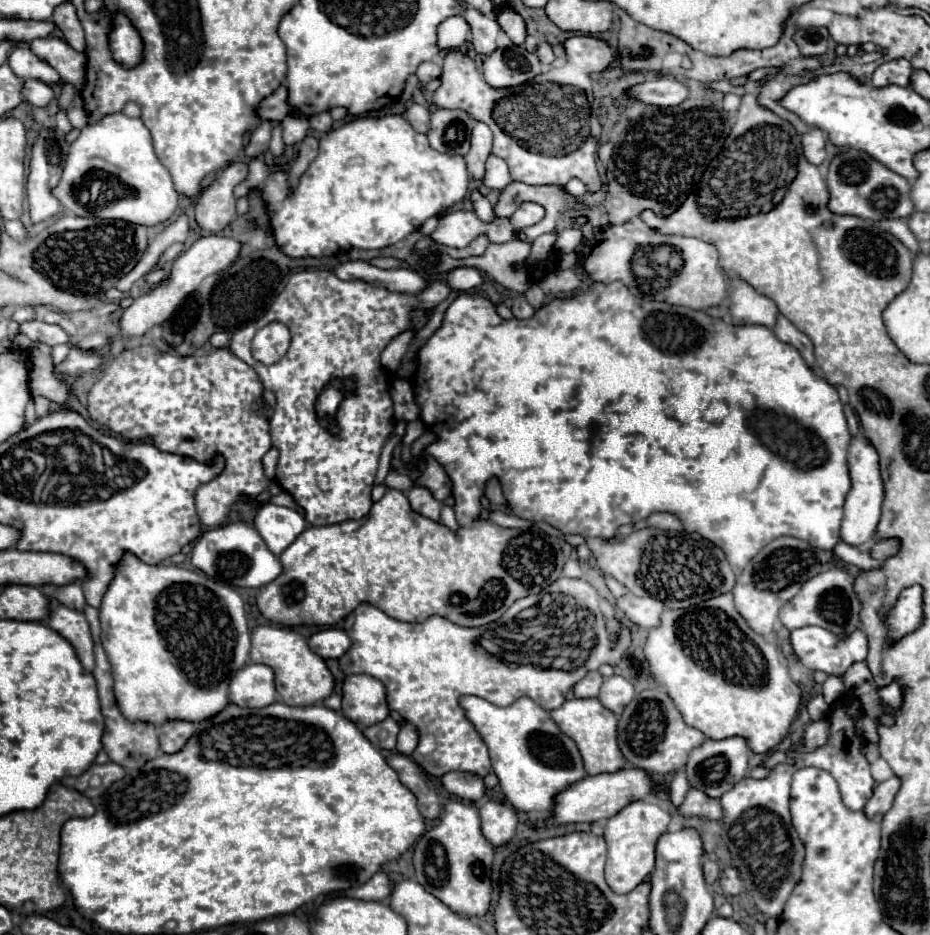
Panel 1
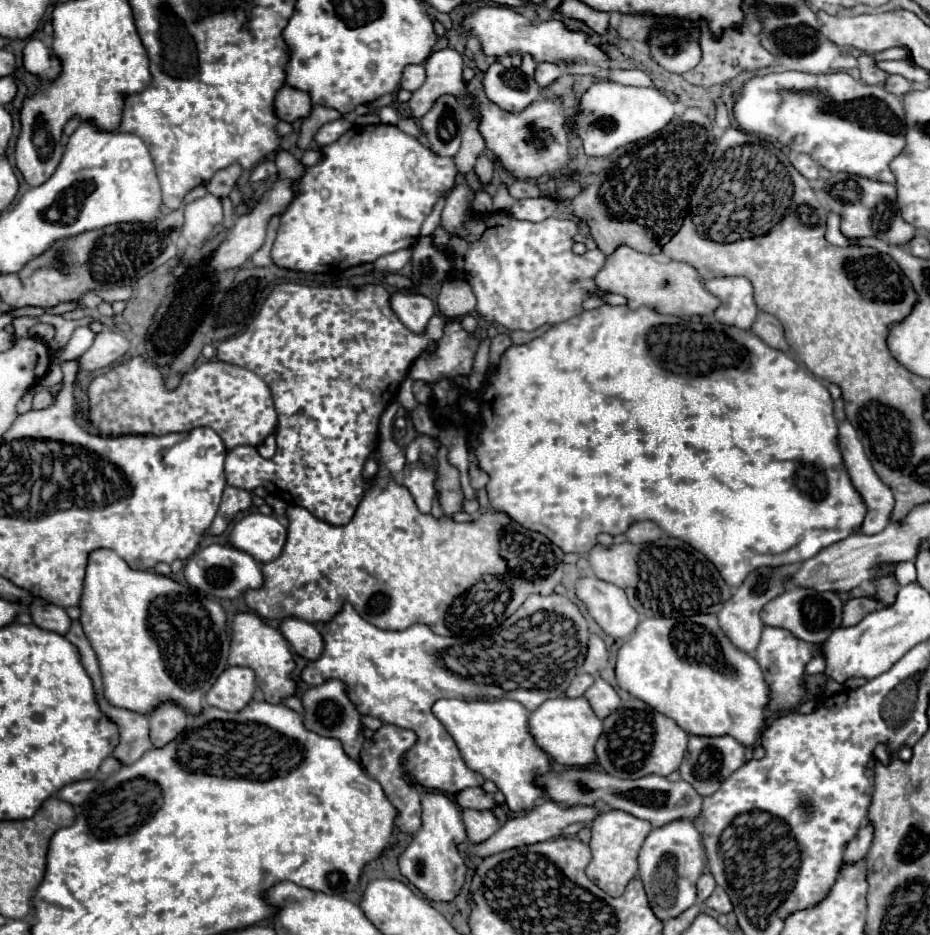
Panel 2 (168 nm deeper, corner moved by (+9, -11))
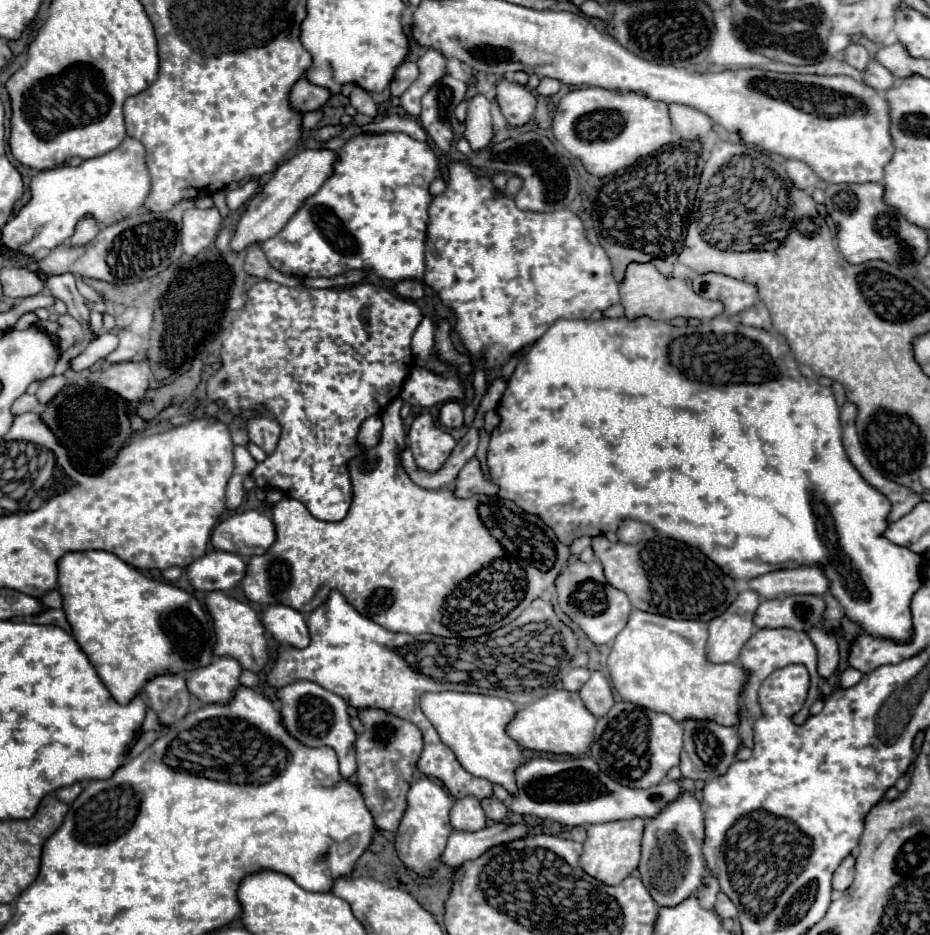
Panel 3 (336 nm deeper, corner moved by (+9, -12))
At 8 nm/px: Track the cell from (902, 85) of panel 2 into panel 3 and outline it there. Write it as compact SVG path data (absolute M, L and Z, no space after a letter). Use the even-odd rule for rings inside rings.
M872 60L864 72L864 82L872 86L874 90L888 90L894 84L894 76L890 70L886 70L882 64Z

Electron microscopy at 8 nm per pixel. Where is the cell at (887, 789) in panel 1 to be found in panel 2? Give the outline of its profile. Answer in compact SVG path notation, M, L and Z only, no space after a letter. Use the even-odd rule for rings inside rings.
M868 823L868 825L860 827L860 831L852 839L852 843L848 843L848 847L844 851L844 863L852 865L856 861L862 861L870 849L870 843L872 843L872 825Z

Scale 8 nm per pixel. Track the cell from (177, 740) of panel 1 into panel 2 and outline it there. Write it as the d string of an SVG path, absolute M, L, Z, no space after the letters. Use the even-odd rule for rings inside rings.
M162 701L150 715L150 739L156 747L164 747L164 743L170 743L184 731L188 715L184 707L176 705L174 701Z

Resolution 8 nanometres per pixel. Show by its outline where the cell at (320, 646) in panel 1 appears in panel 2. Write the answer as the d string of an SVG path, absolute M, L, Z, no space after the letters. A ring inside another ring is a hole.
M286 617L280 623L280 631L284 639L288 639L290 647L304 659L316 659L316 655L320 655L320 647L324 647L320 631L304 619Z

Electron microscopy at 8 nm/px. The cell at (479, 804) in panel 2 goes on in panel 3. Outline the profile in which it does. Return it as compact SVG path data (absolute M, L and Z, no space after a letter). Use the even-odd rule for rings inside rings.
M484 798L482 800L482 808L484 808L486 818L490 818L494 822L500 822L506 816L506 806L496 798Z

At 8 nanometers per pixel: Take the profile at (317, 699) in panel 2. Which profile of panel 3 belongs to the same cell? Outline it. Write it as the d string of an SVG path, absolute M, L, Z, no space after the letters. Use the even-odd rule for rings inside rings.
M300 680L300 682L280 688L278 698L282 702L280 714L282 714L282 722L284 722L286 730L306 746L324 744L324 746L334 748L338 754L338 760L340 760L342 776L350 778L356 772L356 750L354 750L356 732L350 726L348 704L340 696L322 688L320 684L308 682L308 680Z

